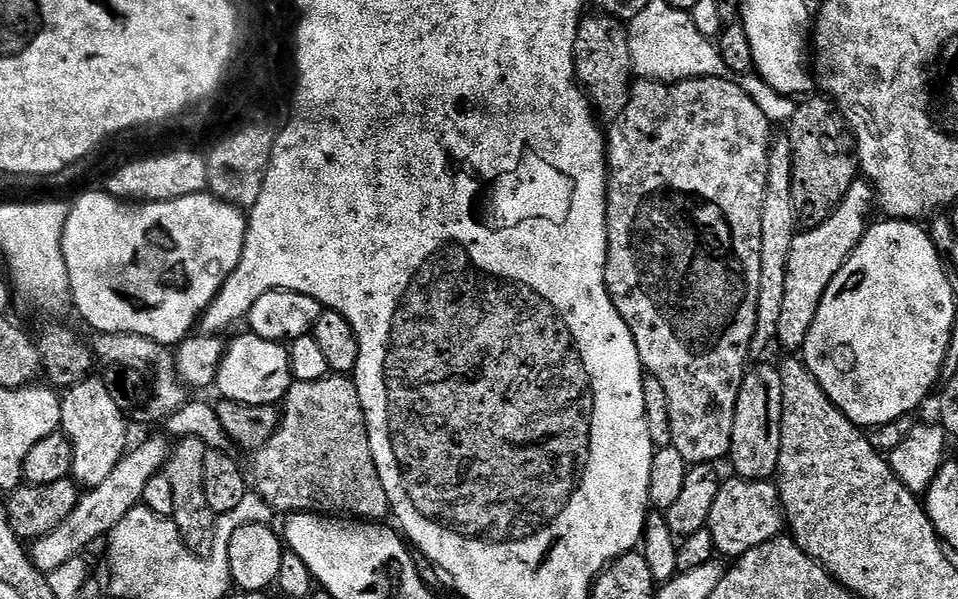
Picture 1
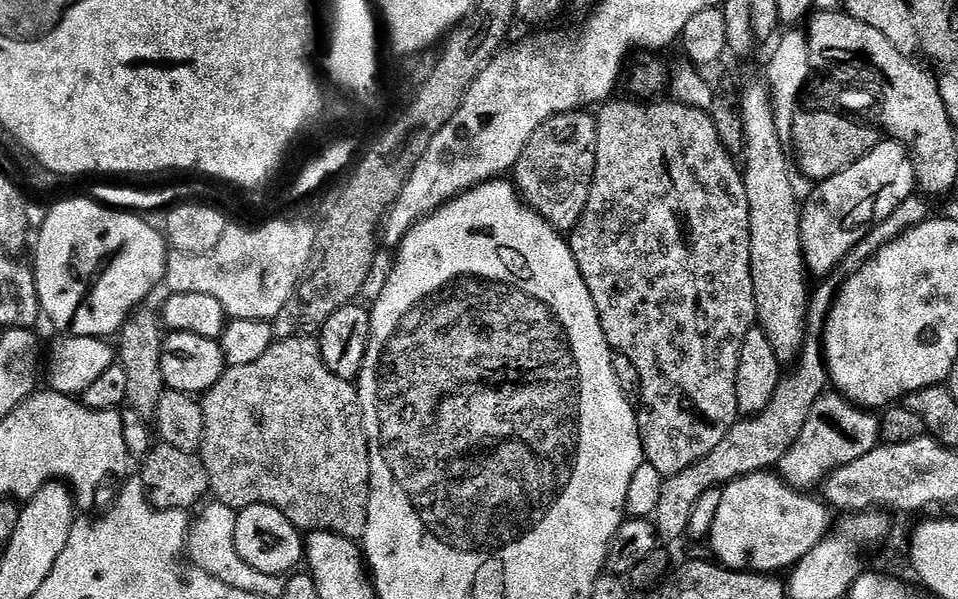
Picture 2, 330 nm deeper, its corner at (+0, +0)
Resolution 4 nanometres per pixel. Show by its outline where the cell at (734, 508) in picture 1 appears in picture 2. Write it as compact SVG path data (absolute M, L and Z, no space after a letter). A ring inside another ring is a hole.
M828 392L820 396L818 402L812 407L812 412L810 412L802 433L800 433L798 440L794 442L794 446L779 461L776 470L789 488L796 491L810 492L814 490L812 488L816 487L817 489L820 485L823 485L836 469L862 458L862 456L879 446L880 441L880 420L875 413L867 409L857 408L855 404L845 400L843 396Z

